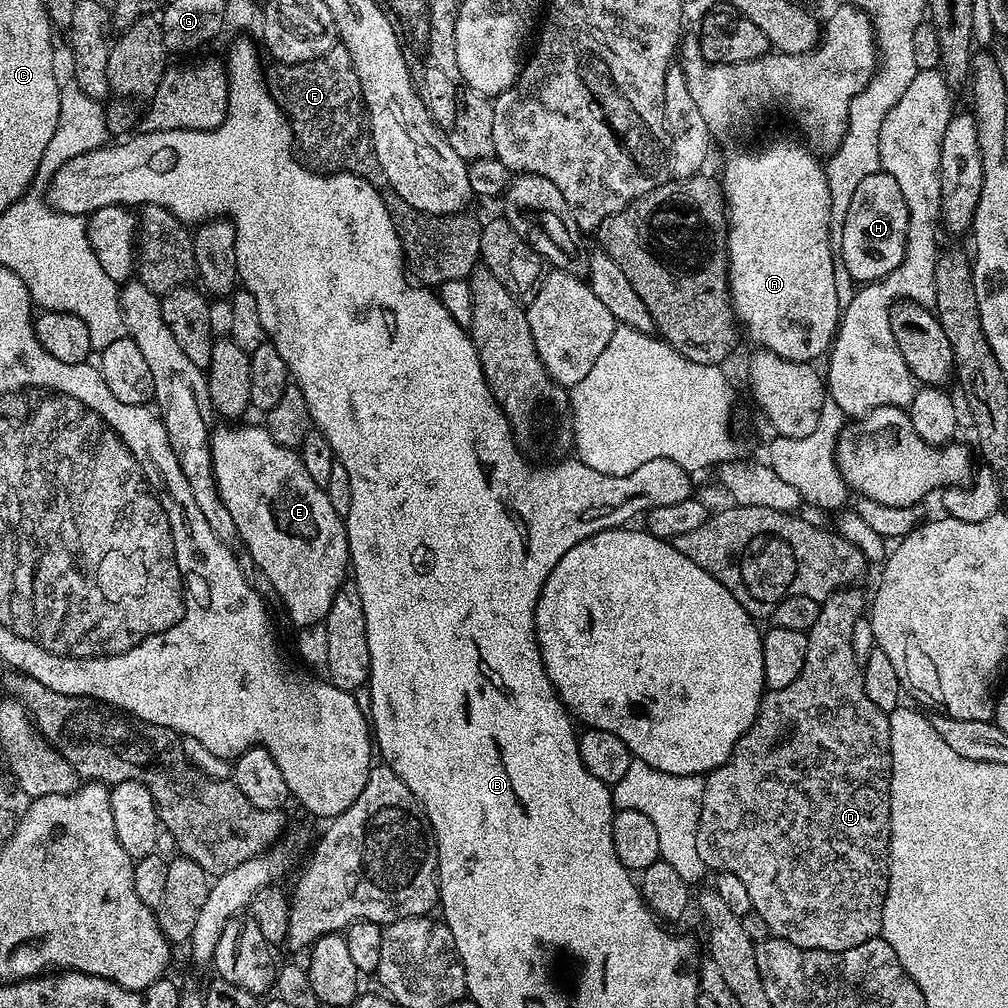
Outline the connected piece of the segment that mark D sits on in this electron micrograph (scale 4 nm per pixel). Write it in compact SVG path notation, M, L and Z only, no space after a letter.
M845 586L839 588L832 596L828 596L823 600L818 614L818 622L814 622L814 626L806 633L808 645L806 646L806 662L802 666L802 674L798 674L798 678L794 678L794 682L790 682L790 686L782 686L782 690L768 690L764 693L764 701L760 703L758 714L754 718L754 722L750 726L750 730L746 734L742 734L742 738L738 738L738 742L734 746L734 750L730 754L730 758L722 766L718 766L715 770L704 776L704 788L740 788L740 796L742 796L742 788L744 790L744 798L740 798L740 806L736 806L734 810L730 808L728 812L732 812L728 818L706 818L700 816L698 822L698 854L702 857L705 869L711 870L713 873L729 872L730 874L738 874L738 878L742 878L742 883L746 885L746 891L750 893L750 902L752 903L752 911L758 913L762 918L762 922L766 922L769 933L775 939L785 940L794 946L802 946L803 948L813 948L814 950L830 950L831 952L841 952L842 950L850 950L854 946L862 946L862 942L870 942L880 936L880 927L882 926L882 906L884 899L888 893L888 843L890 842L890 782L892 781L892 751L890 750L890 726L888 725L888 713L878 710L878 706L874 706L874 702L870 702L870 698L866 695L866 686L864 685L864 669L862 662L854 654L854 622L862 619L866 612L866 596L864 600L864 592L860 586Z

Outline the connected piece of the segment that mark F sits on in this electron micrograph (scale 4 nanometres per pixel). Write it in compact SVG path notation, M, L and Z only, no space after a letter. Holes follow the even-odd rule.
M337 46L310 62L272 62L269 65L266 68L268 88L276 103L284 109L288 125L292 127L295 147L302 156L304 151L303 159L309 165L328 174L341 170L355 172L357 176L365 176L379 190L400 239L407 275L424 286L467 280L481 263L481 221L464 212L454 212L449 216L419 212L394 194L390 182L386 182L386 174L382 174L382 166L378 166L376 153L365 139L366 109L362 86L358 74L352 69L350 54L342 46ZM363 136L364 140L360 140Z

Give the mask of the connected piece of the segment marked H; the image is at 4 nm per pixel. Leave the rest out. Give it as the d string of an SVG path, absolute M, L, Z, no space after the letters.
M886 171L875 172L870 174L870 178L862 178L862 183L858 185L858 190L854 190L854 199L850 202L850 210L846 210L846 218L843 224L838 228L838 254L842 259L842 266L852 275L853 281L856 282L875 282L883 280L886 274L890 274L900 263L904 257L904 243L906 242L906 230L908 229L908 207L902 198L902 194L898 190L898 182L894 182L894 178Z

